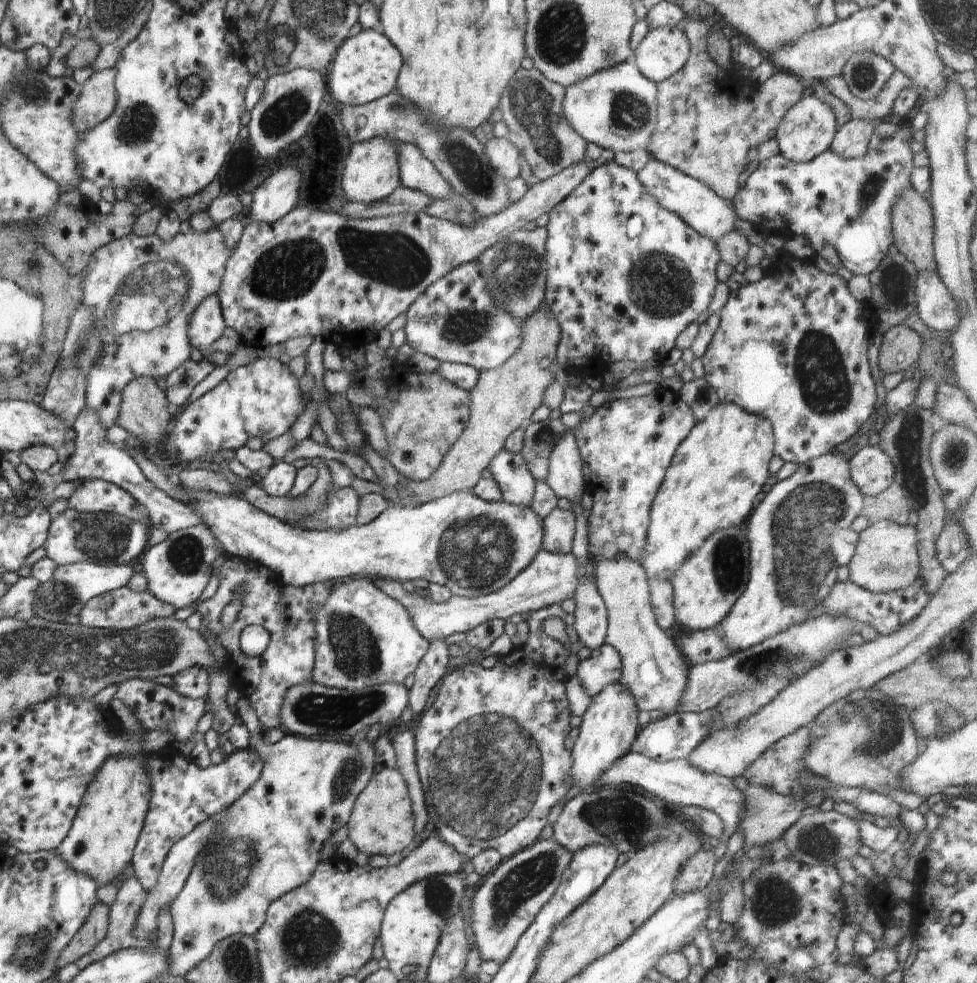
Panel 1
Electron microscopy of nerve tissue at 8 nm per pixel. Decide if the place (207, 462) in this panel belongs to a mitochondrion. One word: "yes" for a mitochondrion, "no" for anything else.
no

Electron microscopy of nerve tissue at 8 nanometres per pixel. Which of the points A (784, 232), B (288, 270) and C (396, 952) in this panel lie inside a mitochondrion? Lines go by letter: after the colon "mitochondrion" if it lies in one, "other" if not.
A: other
B: mitochondrion
C: other

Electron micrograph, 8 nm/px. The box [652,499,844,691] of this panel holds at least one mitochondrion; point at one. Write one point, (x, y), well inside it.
(728, 559)

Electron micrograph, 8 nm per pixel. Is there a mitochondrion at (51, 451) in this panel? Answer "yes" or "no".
no

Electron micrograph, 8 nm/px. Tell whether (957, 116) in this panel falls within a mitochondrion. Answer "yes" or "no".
no

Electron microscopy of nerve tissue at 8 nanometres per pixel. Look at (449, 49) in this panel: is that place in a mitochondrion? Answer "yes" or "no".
no

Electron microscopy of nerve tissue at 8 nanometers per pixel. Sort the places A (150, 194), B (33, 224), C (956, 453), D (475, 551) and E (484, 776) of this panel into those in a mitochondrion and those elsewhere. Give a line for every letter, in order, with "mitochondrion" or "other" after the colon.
A: other
B: other
C: mitochondrion
D: mitochondrion
E: mitochondrion

